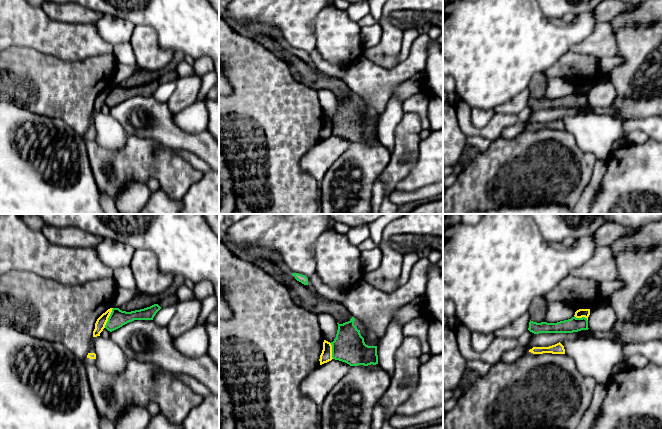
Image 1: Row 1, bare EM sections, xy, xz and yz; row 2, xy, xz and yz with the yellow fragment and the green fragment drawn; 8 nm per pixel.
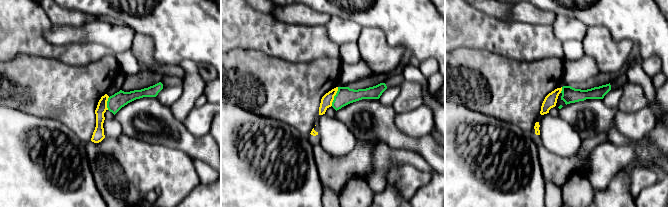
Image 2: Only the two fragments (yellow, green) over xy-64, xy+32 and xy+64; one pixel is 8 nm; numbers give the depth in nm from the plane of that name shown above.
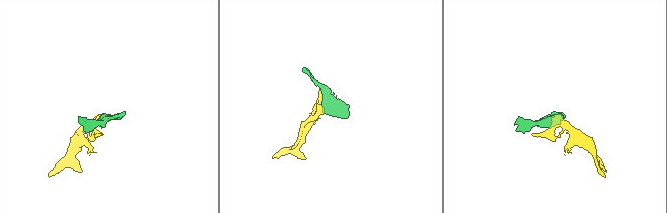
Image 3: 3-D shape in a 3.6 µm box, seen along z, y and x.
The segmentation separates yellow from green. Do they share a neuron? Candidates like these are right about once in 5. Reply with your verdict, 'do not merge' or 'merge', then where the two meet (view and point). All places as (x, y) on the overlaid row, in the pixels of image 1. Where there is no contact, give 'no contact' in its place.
do not merge | xy (108, 317)

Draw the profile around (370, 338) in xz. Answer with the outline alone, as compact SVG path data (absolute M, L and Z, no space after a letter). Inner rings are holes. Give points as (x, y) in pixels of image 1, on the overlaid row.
M362 324L363 330L360 331L361 336L364 338L364 342L368 346L378 346L378 336L366 325Z

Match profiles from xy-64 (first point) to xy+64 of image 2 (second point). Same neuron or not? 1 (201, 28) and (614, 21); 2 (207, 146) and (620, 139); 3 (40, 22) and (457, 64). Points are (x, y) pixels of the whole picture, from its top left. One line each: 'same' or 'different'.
1: same
2: same
3: different

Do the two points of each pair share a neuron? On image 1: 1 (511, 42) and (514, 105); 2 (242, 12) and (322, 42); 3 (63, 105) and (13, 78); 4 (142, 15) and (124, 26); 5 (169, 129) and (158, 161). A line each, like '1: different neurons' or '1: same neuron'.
1: different neurons
2: different neurons
3: same neuron
4: different neurons
5: different neurons

